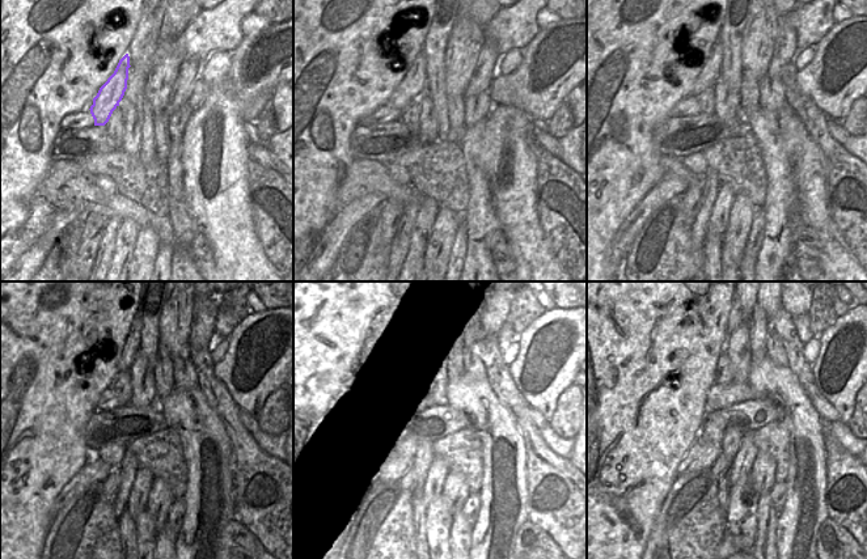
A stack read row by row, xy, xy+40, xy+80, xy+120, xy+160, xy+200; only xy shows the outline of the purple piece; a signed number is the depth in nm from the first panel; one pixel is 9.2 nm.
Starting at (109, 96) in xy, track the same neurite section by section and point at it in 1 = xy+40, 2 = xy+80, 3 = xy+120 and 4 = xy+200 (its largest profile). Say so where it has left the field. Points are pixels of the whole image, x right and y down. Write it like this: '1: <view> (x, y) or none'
1: xy+40 (413, 84)
2: xy+80 (710, 73)
3: xy+120 (131, 346)
4: xy+200 (735, 320)

